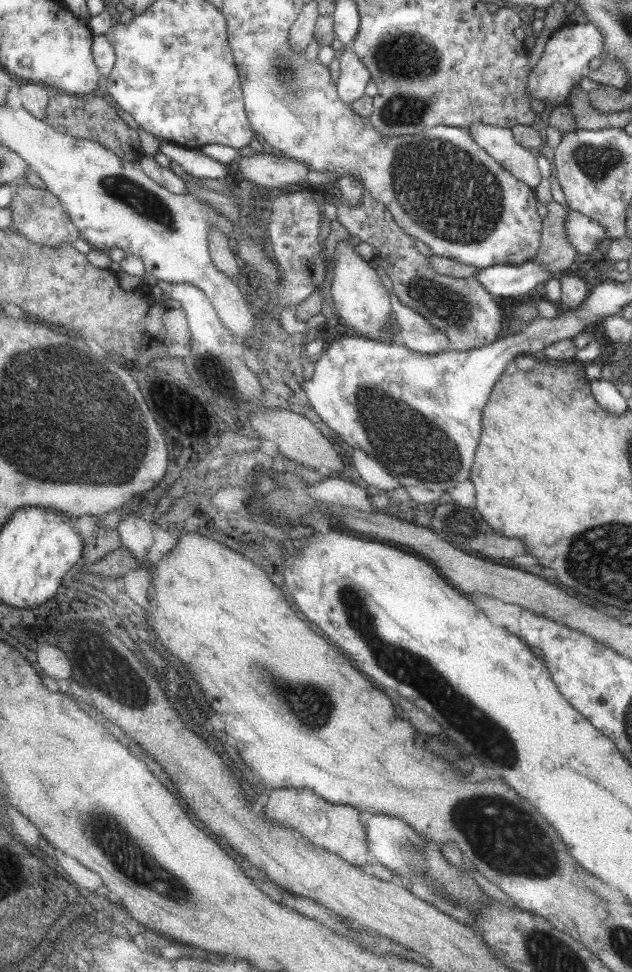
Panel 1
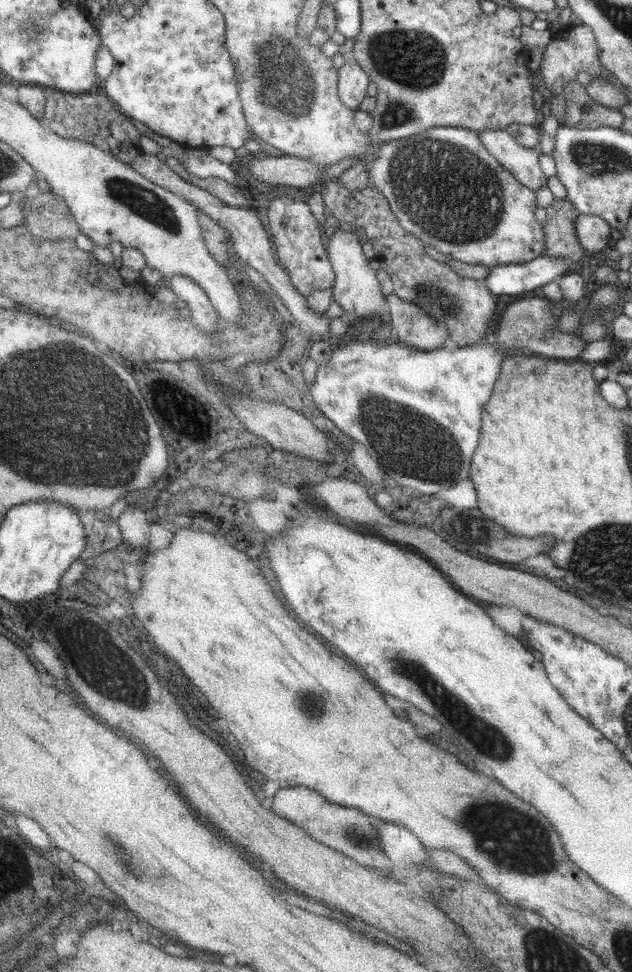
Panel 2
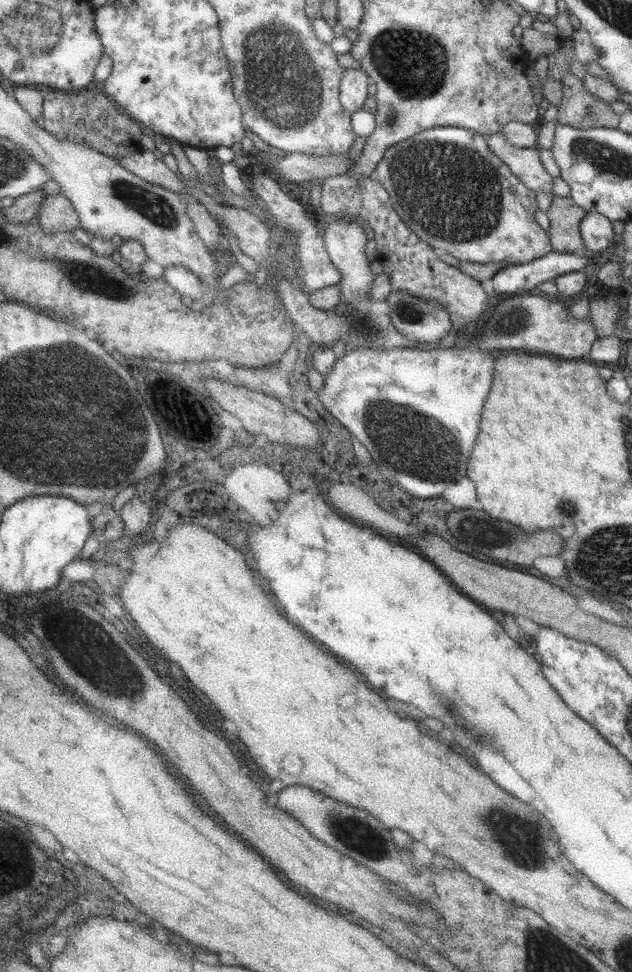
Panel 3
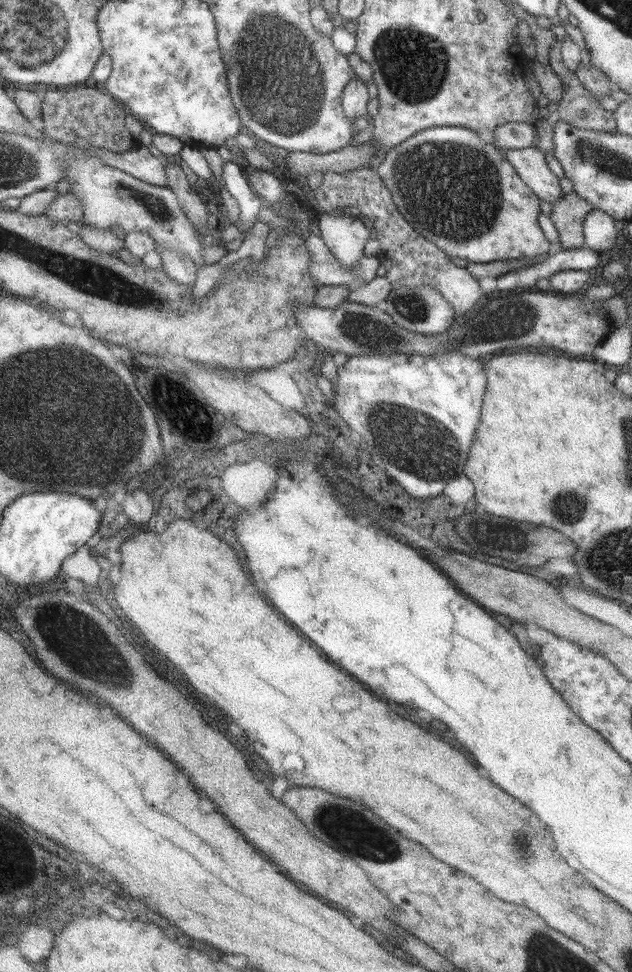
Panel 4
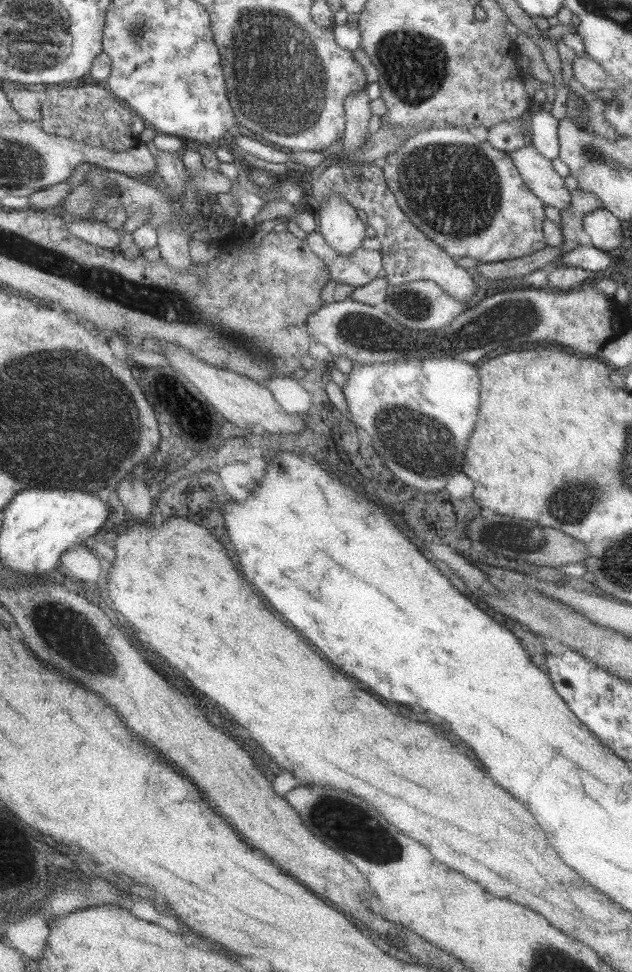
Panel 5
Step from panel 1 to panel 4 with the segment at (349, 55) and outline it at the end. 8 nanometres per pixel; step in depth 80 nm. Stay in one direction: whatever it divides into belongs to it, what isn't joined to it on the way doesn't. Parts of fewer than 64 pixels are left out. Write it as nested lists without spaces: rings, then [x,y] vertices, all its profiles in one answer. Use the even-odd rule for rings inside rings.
[[[351,77],[345,83],[340,94],[340,105],[347,120],[349,120],[349,124],[351,124],[351,139],[349,139],[349,144],[352,143],[355,134],[358,134],[353,129],[353,120],[355,120],[355,117],[367,115],[366,104],[368,100],[367,82],[361,81],[359,77]]]

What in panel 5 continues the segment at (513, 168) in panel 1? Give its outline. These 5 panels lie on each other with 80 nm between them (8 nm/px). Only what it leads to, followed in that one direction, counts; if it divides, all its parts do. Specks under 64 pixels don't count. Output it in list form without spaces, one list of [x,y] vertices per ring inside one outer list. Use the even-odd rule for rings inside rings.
[[[532,145],[509,153],[508,156],[527,189],[544,206],[569,209],[570,192],[565,189],[563,179],[554,172],[551,161],[539,155]]]

